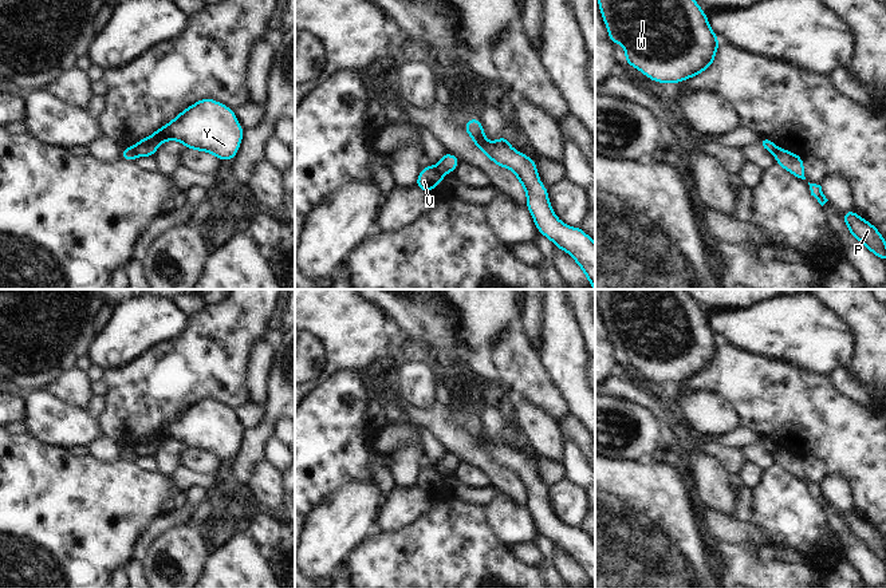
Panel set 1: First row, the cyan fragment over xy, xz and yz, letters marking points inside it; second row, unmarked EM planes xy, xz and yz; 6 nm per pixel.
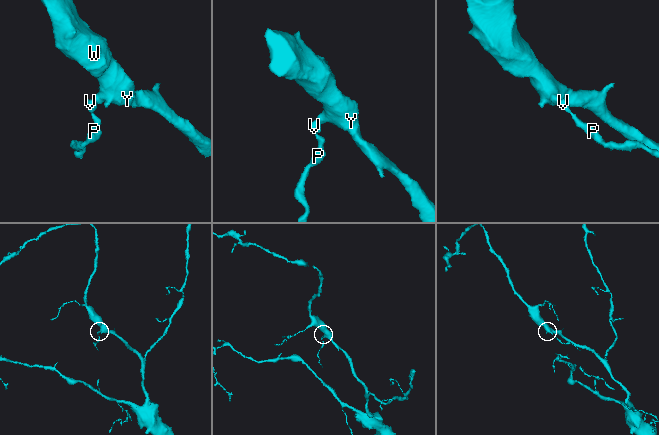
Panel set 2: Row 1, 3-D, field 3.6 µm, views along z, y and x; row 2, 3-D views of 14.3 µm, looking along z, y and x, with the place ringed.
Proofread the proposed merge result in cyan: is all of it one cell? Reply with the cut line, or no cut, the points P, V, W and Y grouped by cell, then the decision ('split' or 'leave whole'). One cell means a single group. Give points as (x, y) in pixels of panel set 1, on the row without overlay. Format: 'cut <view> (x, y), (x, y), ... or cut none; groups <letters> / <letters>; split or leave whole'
cut xz (433, 468), (442, 474); groups P V / W Y; split

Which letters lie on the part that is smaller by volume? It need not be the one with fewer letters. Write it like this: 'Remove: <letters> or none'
Remove: P, V

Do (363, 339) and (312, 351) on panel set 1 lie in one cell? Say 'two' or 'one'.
one

